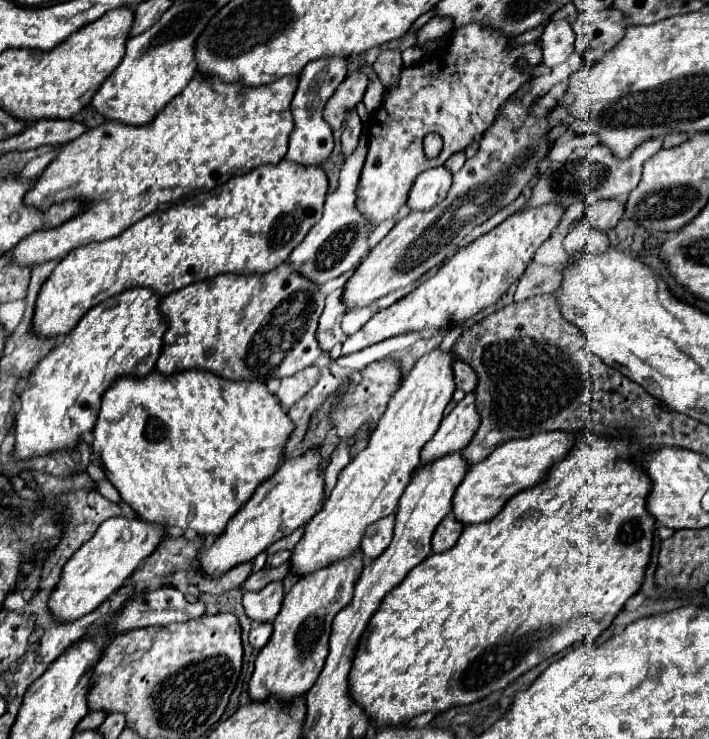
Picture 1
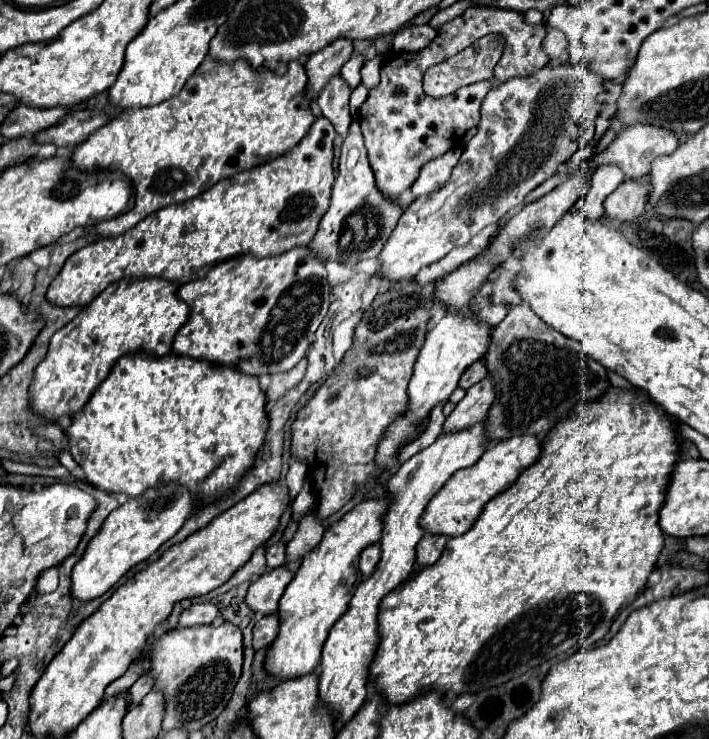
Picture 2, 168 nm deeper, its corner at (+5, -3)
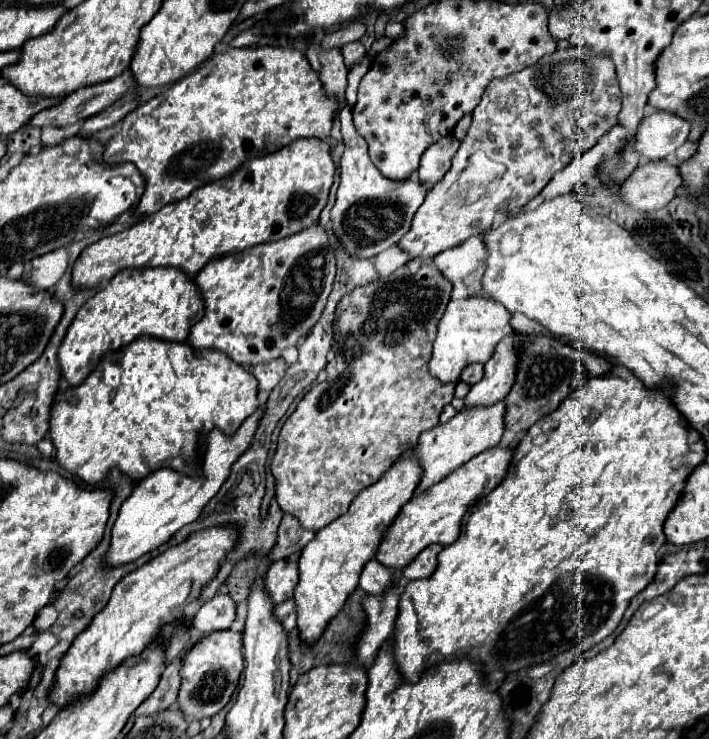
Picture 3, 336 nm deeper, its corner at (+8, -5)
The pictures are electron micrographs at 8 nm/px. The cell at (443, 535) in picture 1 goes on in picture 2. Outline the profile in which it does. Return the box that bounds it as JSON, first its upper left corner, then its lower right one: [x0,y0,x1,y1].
[416,534,448,566]

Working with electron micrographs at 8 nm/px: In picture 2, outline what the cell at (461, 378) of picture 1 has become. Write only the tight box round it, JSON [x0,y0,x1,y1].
[460,362,488,390]

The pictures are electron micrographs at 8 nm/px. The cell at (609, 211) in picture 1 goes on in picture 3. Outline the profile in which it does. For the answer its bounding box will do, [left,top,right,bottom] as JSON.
[619,162,681,210]

